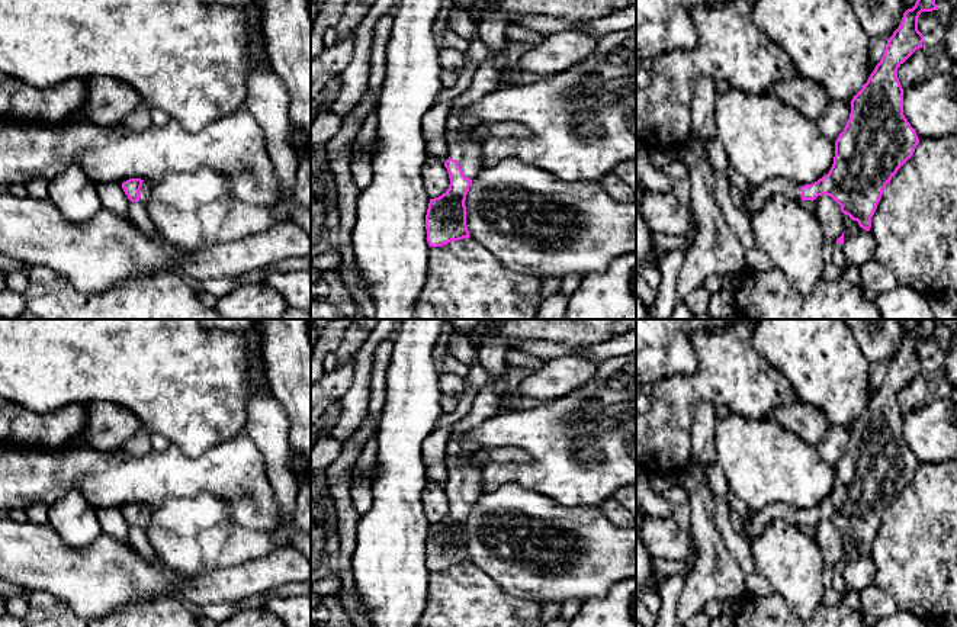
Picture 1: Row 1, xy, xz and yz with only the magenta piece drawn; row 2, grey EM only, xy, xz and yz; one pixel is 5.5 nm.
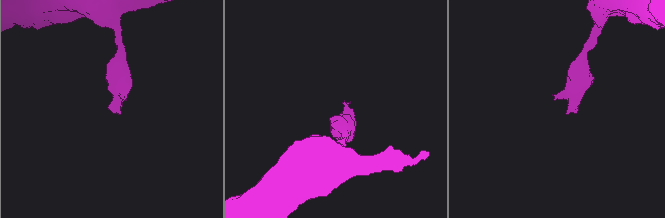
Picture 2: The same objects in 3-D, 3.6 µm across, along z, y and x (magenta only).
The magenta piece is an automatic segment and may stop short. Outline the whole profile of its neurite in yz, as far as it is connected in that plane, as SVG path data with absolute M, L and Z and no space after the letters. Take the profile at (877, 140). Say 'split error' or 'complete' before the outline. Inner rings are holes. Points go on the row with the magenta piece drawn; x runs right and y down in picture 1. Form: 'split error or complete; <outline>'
split error; M916 0L915 6L903 13L899 28L887 39L880 62L851 100L850 119L835 141L829 173L799 189L790 180L777 177L744 192L749 216L775 193L783 193L799 203L813 202L818 196L826 194L841 206L842 213L870 231L886 184L913 155L919 142L903 115L903 89L897 68L922 48L919 15L937 9L935 0Z

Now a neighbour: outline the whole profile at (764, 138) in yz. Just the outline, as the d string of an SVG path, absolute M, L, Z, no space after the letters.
M736 87L719 94L714 102L716 138L723 144L729 164L749 186L758 187L771 179L812 184L826 176L834 164L835 142L822 135L815 120L807 119L773 93L749 94Z

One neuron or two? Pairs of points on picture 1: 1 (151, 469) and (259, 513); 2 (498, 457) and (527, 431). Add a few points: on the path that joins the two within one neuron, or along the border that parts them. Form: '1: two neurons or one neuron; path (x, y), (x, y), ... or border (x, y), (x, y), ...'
1: one neuron; path (177, 475), (221, 475), (233, 486)
2: two neurons; border (532, 457), (529, 462), (485, 463), (481, 466)

